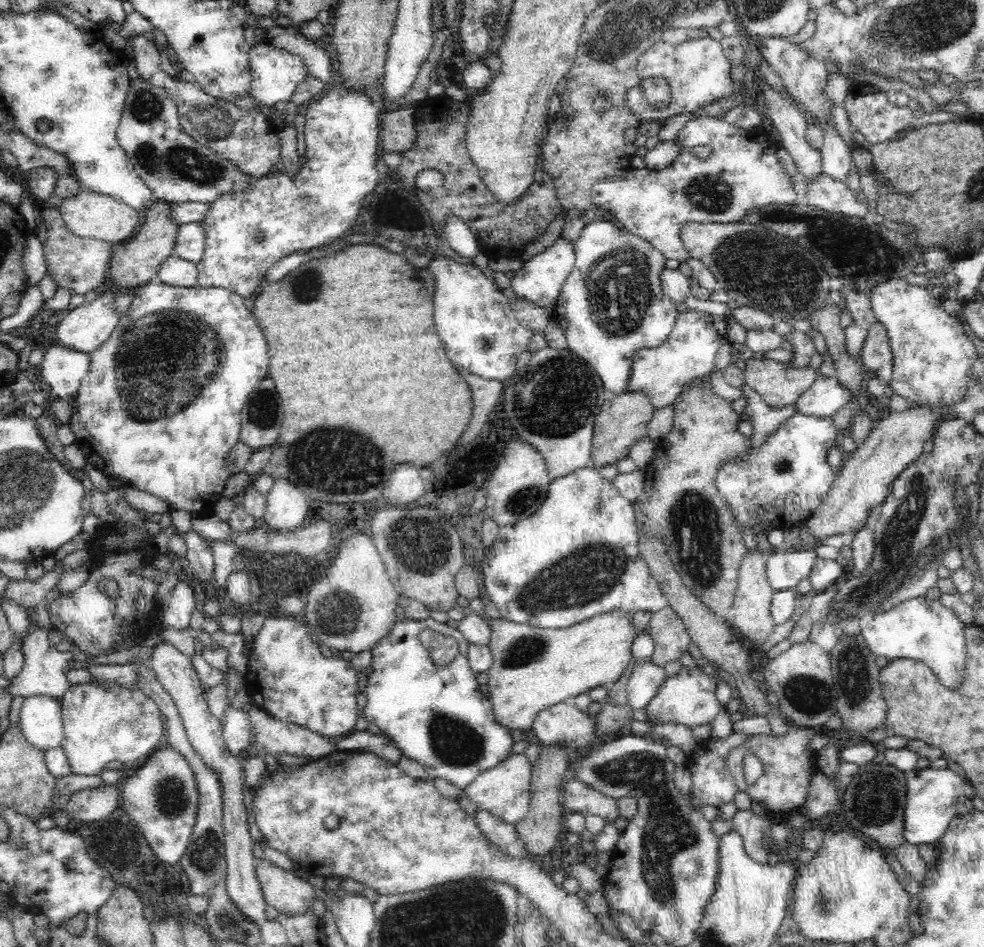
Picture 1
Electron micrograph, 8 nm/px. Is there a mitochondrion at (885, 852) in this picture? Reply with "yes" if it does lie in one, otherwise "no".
no

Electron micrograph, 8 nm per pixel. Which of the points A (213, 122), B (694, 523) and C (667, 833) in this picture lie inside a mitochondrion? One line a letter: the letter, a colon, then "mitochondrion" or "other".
A: mitochondrion
B: mitochondrion
C: mitochondrion

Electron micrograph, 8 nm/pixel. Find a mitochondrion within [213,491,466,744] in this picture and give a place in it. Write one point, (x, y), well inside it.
(420, 544)

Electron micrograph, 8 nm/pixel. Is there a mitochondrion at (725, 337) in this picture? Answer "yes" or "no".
no

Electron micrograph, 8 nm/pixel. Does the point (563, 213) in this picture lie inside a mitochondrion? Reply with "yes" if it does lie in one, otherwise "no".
no

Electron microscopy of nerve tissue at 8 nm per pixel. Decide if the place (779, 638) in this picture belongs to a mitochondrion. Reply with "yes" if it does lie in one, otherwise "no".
no

